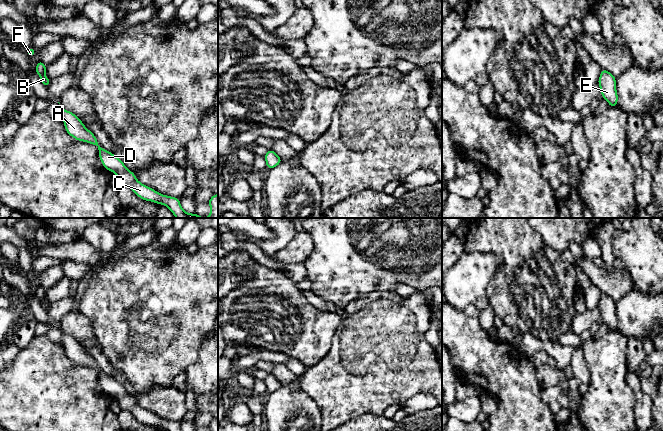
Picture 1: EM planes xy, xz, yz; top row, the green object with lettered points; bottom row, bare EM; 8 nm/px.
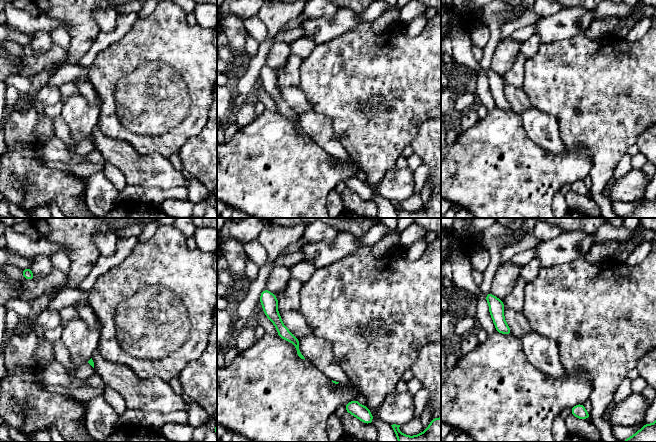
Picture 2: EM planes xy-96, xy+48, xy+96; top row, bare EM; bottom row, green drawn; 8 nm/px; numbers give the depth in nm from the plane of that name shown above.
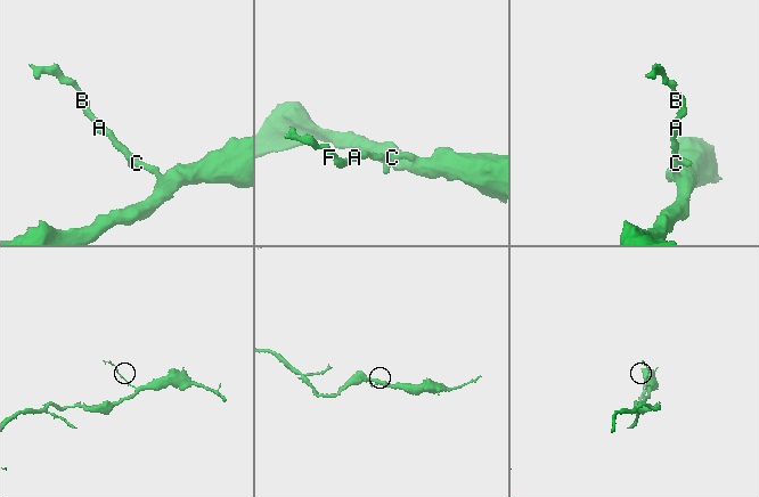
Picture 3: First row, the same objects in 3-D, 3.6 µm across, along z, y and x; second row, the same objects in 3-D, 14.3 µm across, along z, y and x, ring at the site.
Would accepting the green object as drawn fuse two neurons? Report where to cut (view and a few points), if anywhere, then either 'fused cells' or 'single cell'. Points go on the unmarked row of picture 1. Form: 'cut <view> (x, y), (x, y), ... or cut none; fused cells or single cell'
cut none; single cell

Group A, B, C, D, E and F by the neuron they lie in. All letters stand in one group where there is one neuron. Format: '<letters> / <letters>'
A B C D E F

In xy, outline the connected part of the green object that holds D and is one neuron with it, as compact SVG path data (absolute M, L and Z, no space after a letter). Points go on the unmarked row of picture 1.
M63 331L62 342L65 354L70 360L76 364L84 365L98 371L99 382L102 389L108 395L115 397L121 410L129 411L139 422L145 425L163 428L166 431L181 431L179 422L160 418L153 412L140 407L136 403L135 398L125 391L121 383L117 382L113 377L103 373L99 369L95 359L84 350L82 345L75 338L65 334Z

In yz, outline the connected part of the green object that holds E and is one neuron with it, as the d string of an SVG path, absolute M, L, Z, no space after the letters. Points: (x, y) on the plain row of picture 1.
M602 292L598 308L601 313L601 320L609 327L610 331L616 331L618 319L616 315L616 301Z

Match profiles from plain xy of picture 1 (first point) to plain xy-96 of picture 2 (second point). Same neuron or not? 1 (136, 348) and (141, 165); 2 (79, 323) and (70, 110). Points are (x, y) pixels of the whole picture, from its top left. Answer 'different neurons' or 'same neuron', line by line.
1: different neurons
2: same neuron

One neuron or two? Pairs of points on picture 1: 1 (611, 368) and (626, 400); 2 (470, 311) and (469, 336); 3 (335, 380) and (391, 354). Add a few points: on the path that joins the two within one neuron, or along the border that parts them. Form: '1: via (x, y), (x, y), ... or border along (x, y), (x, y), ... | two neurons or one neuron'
1: via (611, 376), (611, 385), (618, 392) | one neuron
2: via (469, 317), (469, 330) | one neuron
3: via (349, 380), (363, 379), (377, 365) | one neuron

